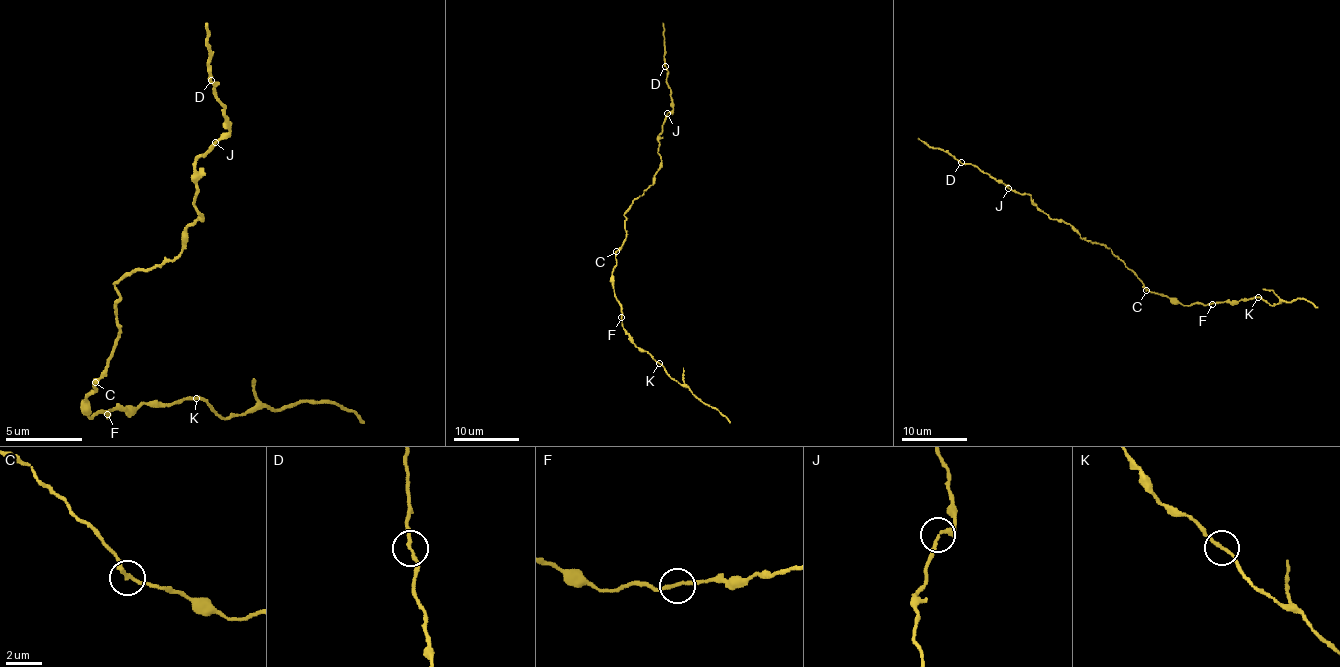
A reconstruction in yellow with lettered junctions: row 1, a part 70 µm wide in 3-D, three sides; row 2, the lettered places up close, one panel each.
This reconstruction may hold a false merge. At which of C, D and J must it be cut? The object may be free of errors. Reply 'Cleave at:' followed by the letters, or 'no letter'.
Cleave at: no letter

